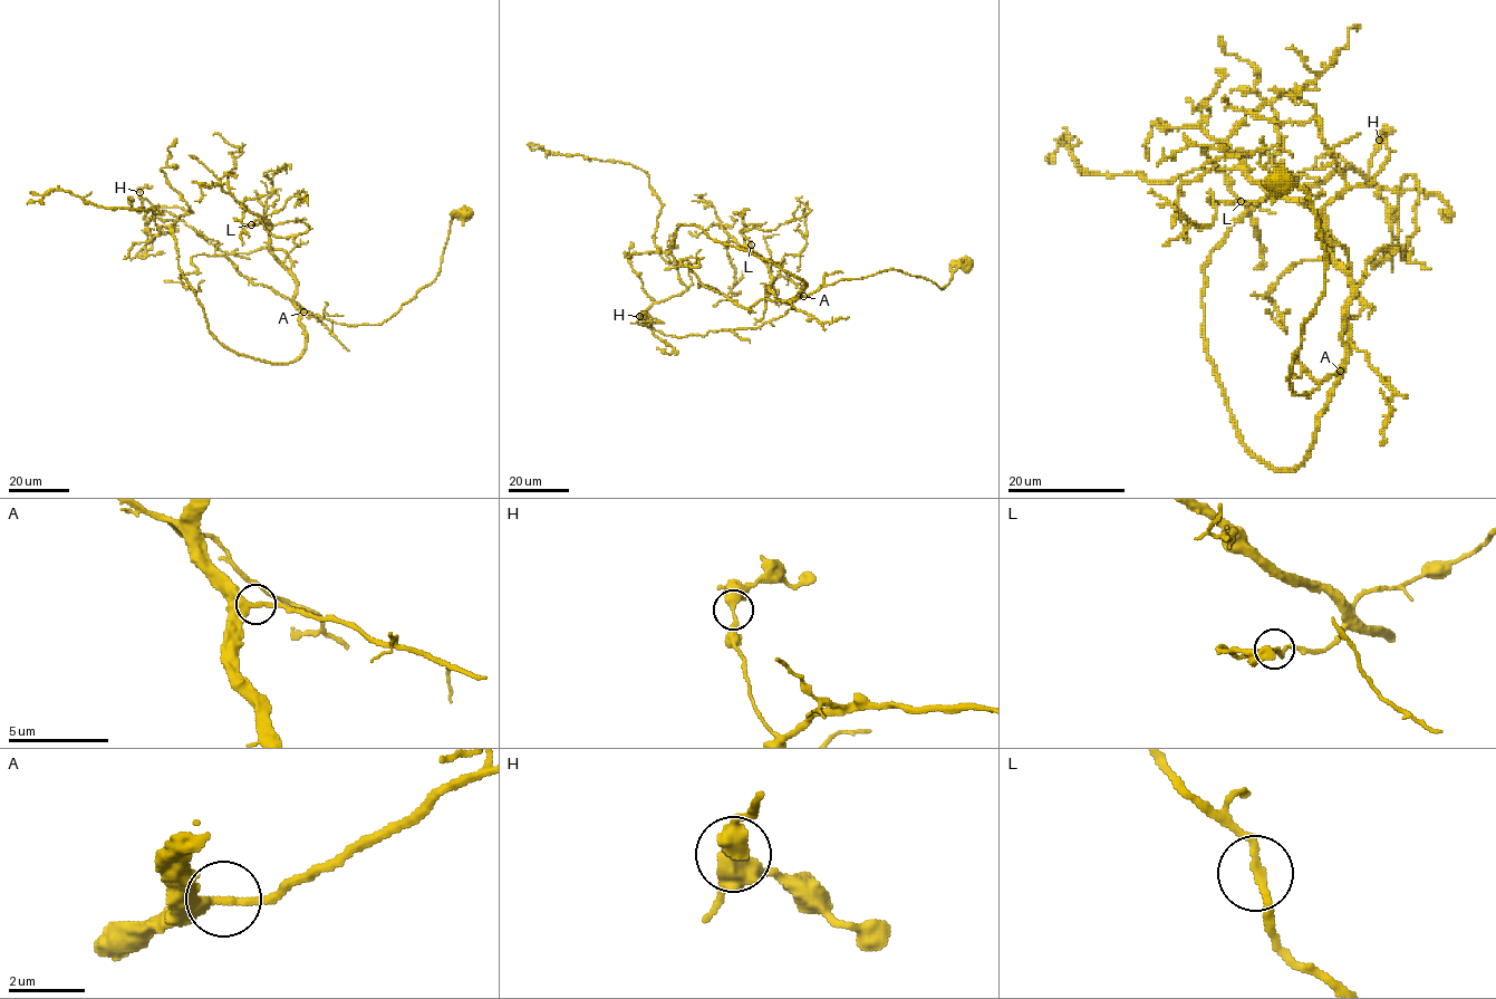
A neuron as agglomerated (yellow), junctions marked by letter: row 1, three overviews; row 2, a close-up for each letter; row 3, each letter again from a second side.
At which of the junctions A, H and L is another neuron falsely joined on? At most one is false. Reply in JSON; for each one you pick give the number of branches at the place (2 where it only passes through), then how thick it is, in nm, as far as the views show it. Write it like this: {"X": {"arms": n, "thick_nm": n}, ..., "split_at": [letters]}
{"split_at": []}

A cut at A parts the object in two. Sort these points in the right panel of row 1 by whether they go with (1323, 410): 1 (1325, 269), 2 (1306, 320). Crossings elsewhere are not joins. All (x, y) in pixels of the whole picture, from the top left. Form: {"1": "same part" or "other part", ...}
{"1": "other part", "2": "other part"}

